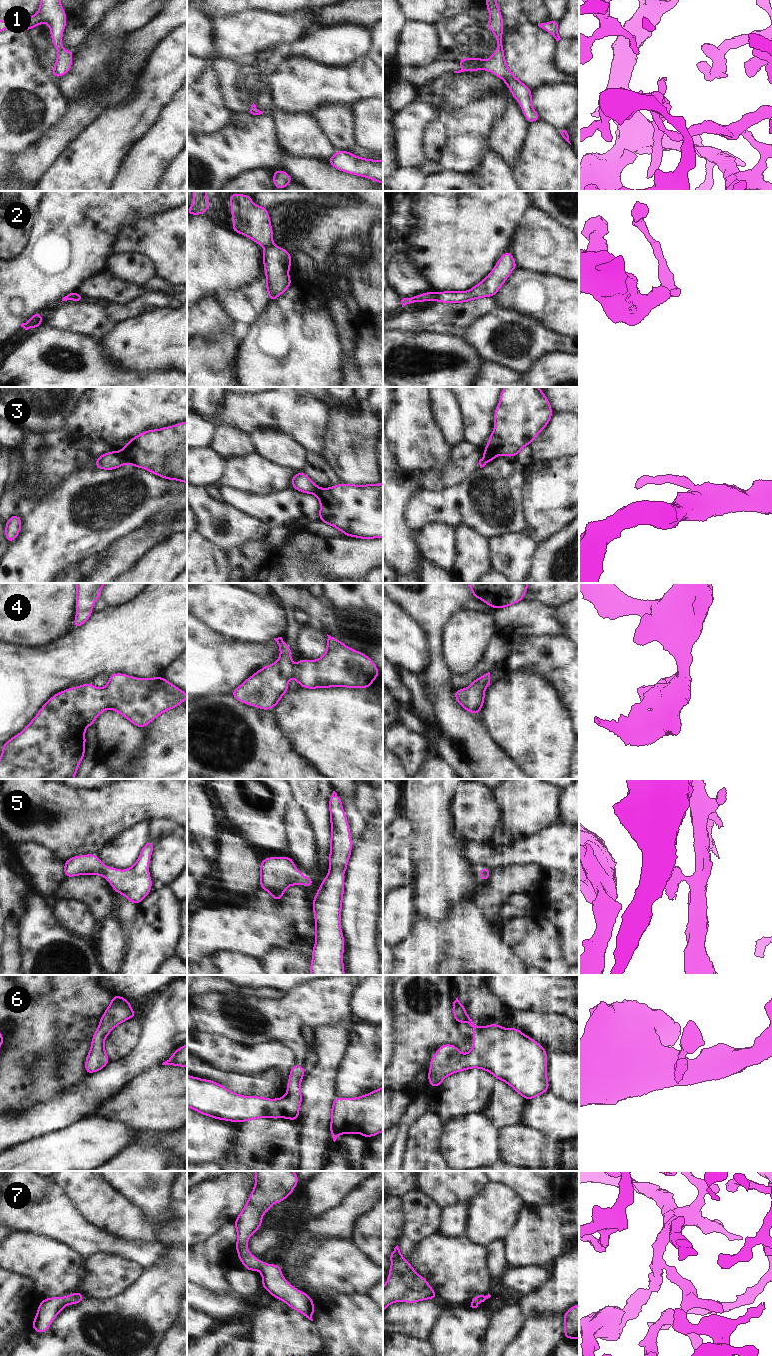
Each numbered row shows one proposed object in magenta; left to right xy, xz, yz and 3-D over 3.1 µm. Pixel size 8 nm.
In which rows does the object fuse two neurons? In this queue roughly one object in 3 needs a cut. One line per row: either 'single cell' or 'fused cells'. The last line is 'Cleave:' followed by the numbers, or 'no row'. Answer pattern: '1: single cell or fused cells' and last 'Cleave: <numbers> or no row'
1: single cell
2: fused cells
3: fused cells
4: single cell
5: single cell
6: single cell
7: single cell
Cleave: 2, 3

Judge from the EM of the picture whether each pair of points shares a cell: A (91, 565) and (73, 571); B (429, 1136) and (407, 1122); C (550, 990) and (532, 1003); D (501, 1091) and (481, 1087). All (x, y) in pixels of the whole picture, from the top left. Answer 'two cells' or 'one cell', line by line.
A: one cell
B: two cells
C: one cell
D: two cells

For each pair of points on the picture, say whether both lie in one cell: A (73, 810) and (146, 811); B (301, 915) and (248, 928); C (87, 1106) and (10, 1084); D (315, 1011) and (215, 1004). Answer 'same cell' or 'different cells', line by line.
A: same cell
B: same cell
C: different cells
D: same cell

